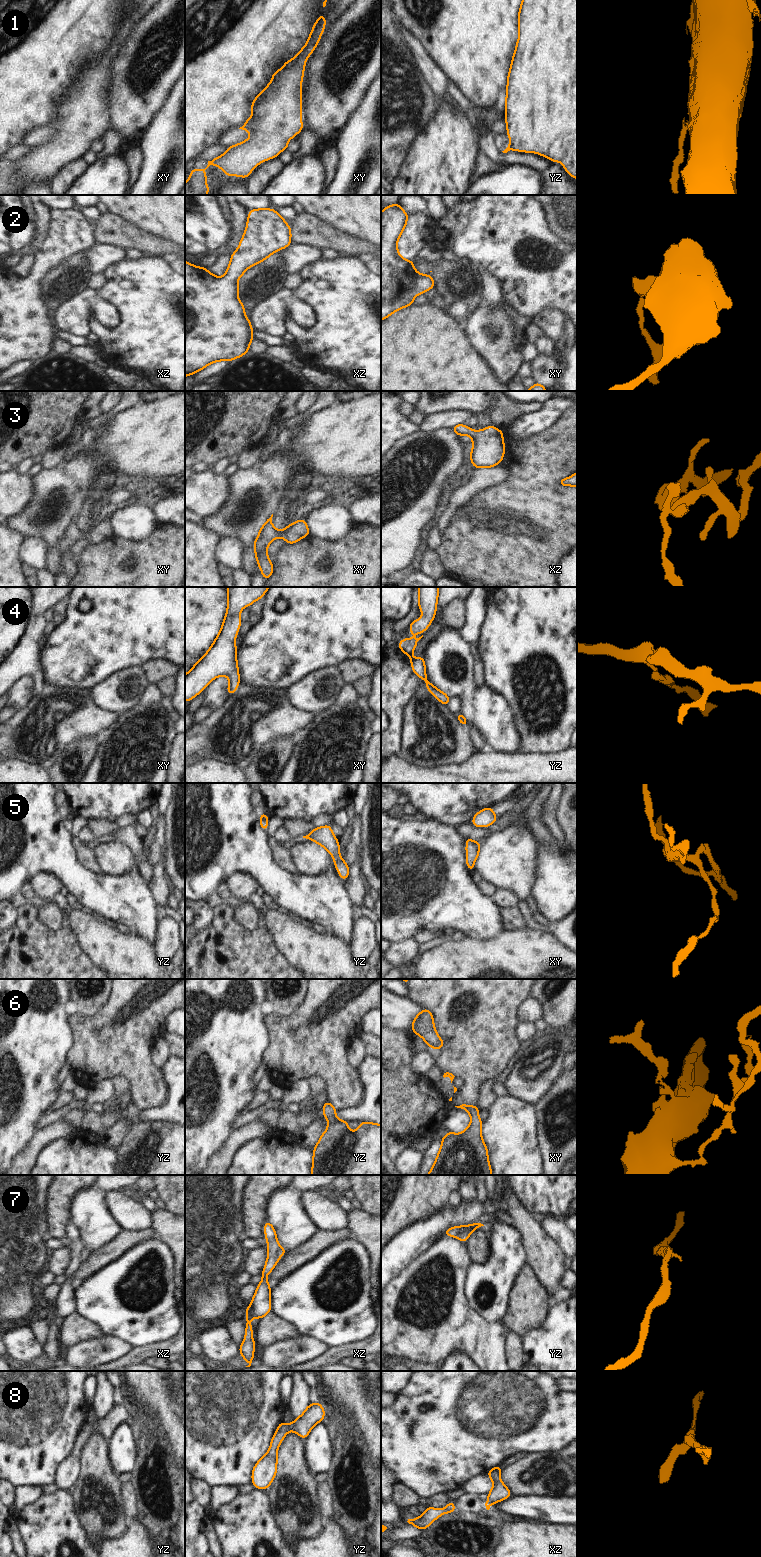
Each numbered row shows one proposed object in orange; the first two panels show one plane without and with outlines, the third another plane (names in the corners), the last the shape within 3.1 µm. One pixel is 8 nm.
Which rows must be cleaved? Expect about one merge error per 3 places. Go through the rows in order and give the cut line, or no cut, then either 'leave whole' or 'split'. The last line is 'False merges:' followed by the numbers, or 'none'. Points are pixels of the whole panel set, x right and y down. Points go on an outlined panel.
1: cut in xy along (286, 142), (284, 148); split
2: no cut; leave whole
3: no cut; leave whole
4: no cut; leave whole
5: no cut; leave whole
6: no cut; leave whole
7: no cut; leave whole
8: no cut; leave whole
False merges: 1

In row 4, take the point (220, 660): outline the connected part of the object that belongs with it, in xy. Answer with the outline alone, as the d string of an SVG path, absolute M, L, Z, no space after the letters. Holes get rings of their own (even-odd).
M228 587L228 608L222 628L206 654L185 675L185 701L191 701L216 677L228 676L227 692L234 694L240 684L236 635L242 623L240 611L249 607L270 587Z

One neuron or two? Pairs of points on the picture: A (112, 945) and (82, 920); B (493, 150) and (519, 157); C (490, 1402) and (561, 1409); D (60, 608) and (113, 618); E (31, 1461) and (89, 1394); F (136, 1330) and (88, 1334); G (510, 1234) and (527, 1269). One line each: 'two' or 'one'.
A: one
B: one
C: one
D: two
E: two
F: two
G: two

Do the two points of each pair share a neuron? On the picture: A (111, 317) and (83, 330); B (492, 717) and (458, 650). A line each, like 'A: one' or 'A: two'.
A: one
B: one

